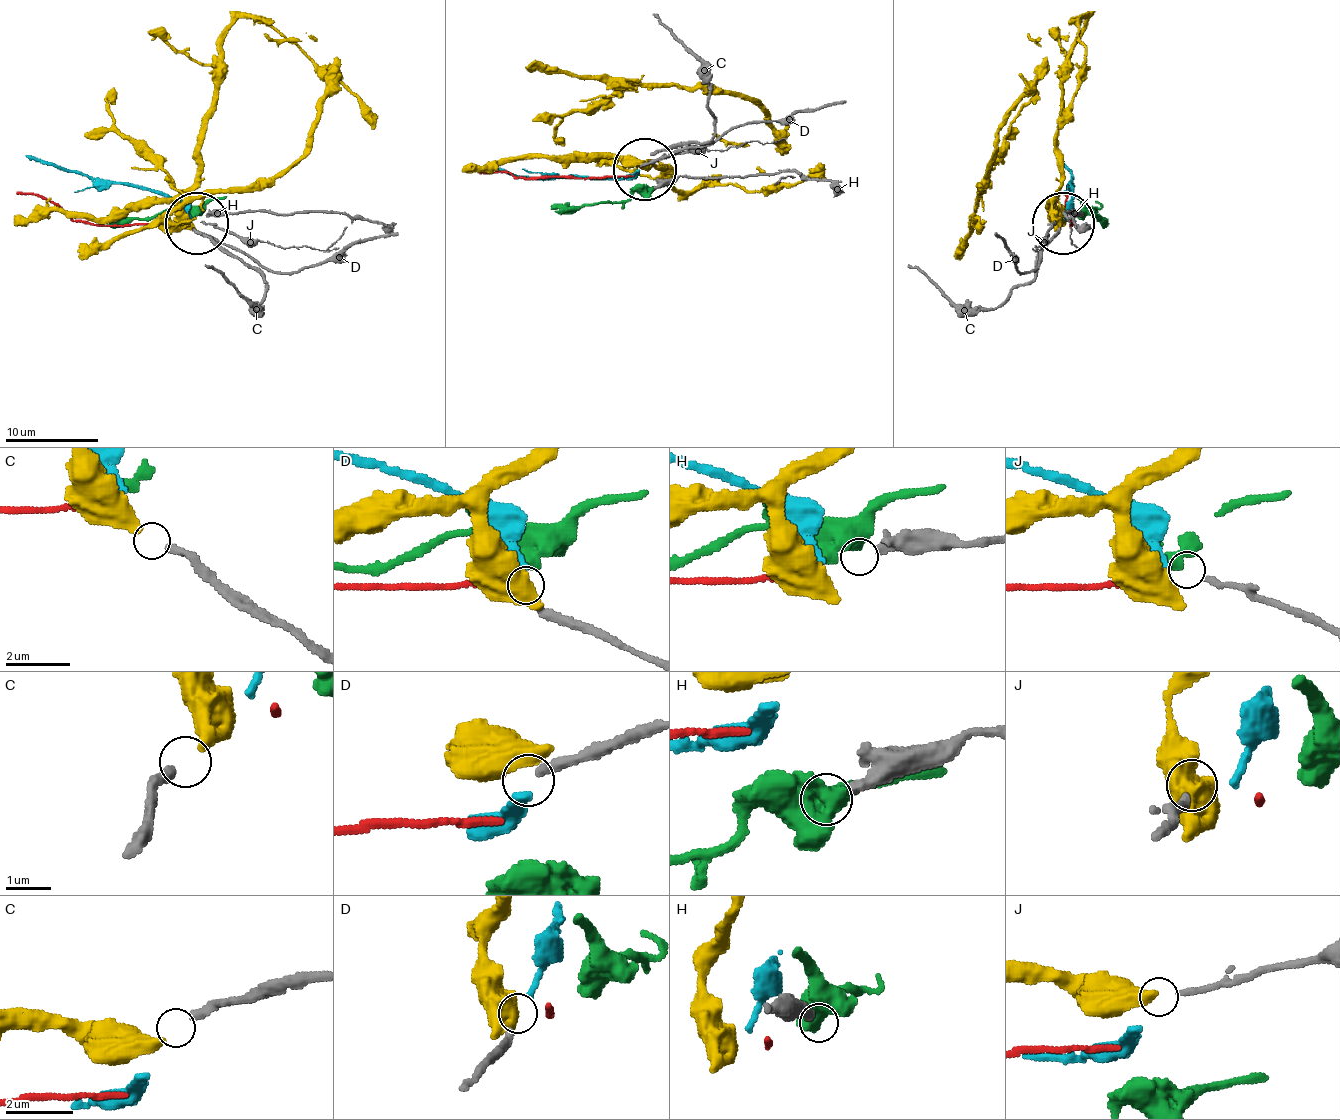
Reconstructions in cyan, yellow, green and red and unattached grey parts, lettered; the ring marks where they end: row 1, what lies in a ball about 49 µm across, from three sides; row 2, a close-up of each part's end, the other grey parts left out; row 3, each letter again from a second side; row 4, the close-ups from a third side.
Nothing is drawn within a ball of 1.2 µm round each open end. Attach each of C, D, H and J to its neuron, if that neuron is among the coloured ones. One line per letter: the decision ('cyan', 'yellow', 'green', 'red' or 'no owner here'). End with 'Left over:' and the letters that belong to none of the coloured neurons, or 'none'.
C: yellow
D: cyan
H: no owner here
J: no owner here
Left over: H, J

